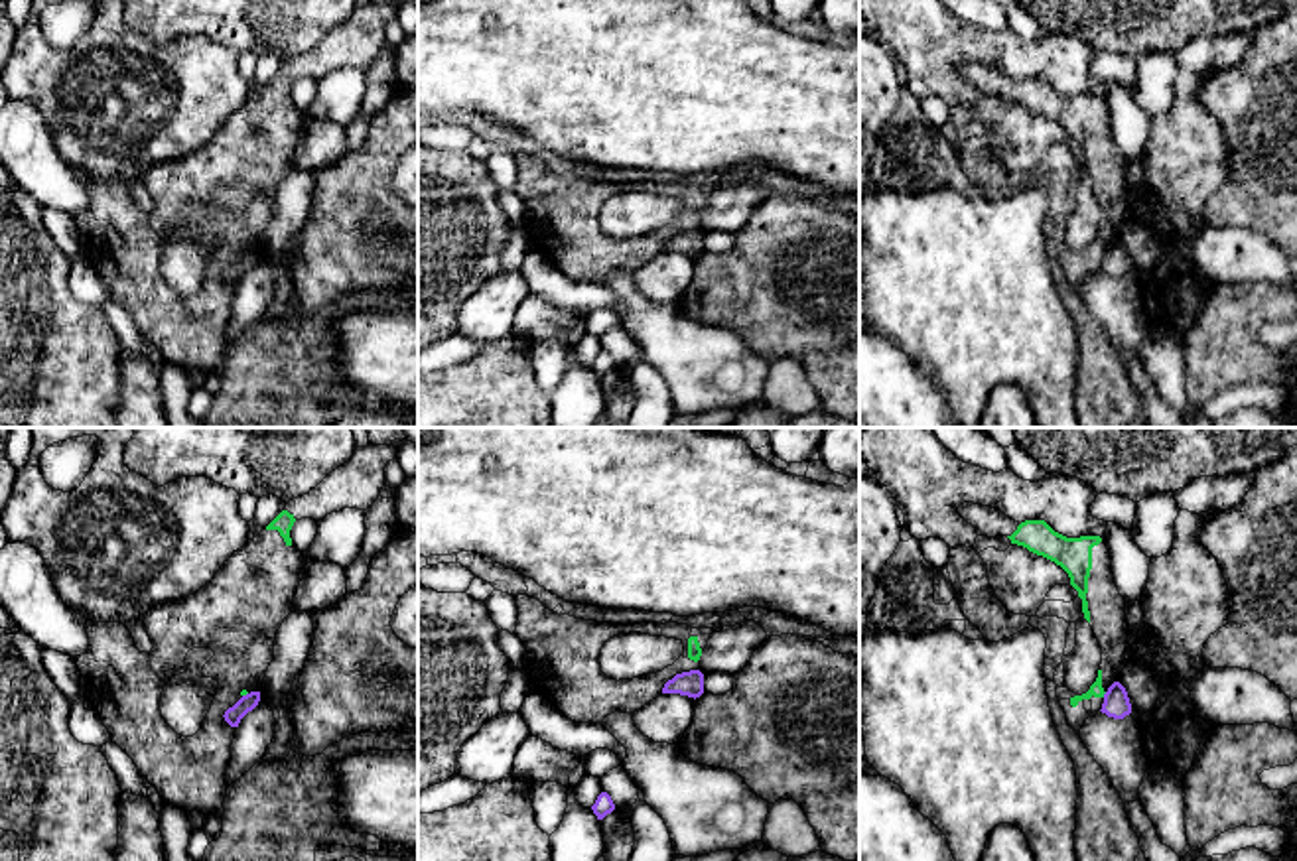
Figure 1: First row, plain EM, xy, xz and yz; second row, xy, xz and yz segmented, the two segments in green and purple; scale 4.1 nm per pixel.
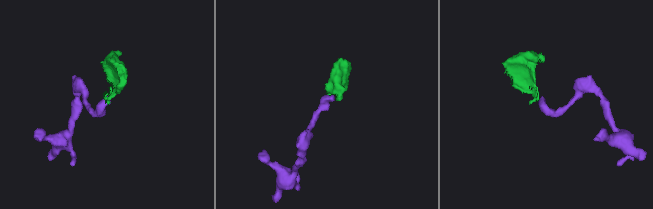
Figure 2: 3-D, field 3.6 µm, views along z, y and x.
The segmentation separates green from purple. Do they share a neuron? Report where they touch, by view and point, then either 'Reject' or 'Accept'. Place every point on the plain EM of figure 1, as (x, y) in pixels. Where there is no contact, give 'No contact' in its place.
Touches green at yz (1104, 251). Reject

